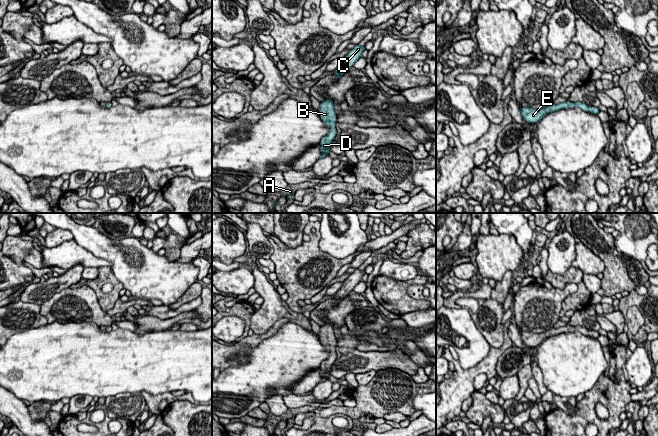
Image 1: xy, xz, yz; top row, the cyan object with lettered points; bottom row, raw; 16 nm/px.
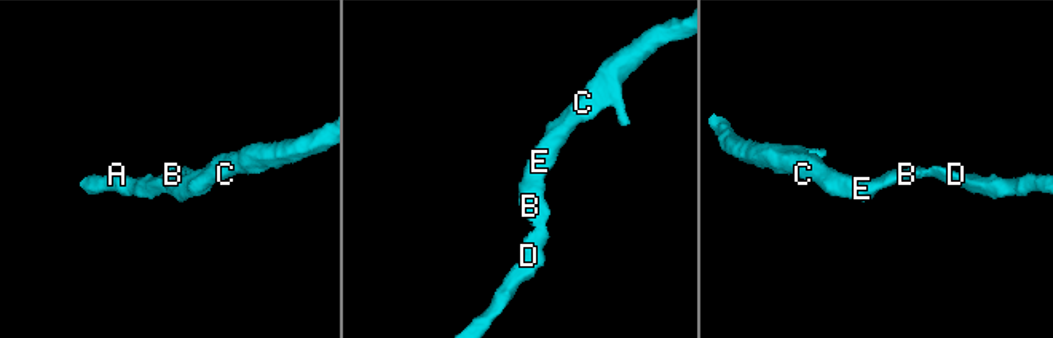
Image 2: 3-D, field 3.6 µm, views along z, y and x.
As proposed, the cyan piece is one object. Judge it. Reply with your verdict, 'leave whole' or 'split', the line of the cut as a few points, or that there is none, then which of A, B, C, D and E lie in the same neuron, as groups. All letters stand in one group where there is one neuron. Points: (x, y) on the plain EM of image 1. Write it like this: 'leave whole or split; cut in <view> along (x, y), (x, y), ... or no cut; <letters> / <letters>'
leave whole; no cut; A B C D E

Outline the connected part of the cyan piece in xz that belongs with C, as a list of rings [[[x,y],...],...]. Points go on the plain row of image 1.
[[[356,269],[353,273],[349,275],[349,277],[343,282],[341,288],[334,294],[333,299],[336,302],[341,301],[344,297],[349,295],[351,291],[353,291],[354,287],[361,282],[362,276],[365,274],[365,269],[360,270]]]

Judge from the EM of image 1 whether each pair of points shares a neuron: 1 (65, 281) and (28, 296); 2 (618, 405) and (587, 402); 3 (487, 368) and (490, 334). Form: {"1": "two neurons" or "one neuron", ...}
{"1": "one neuron", "2": "one neuron", "3": "two neurons"}

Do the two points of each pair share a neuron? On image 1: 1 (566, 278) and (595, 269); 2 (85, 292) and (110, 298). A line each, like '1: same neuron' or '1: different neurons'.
1: different neurons
2: different neurons

